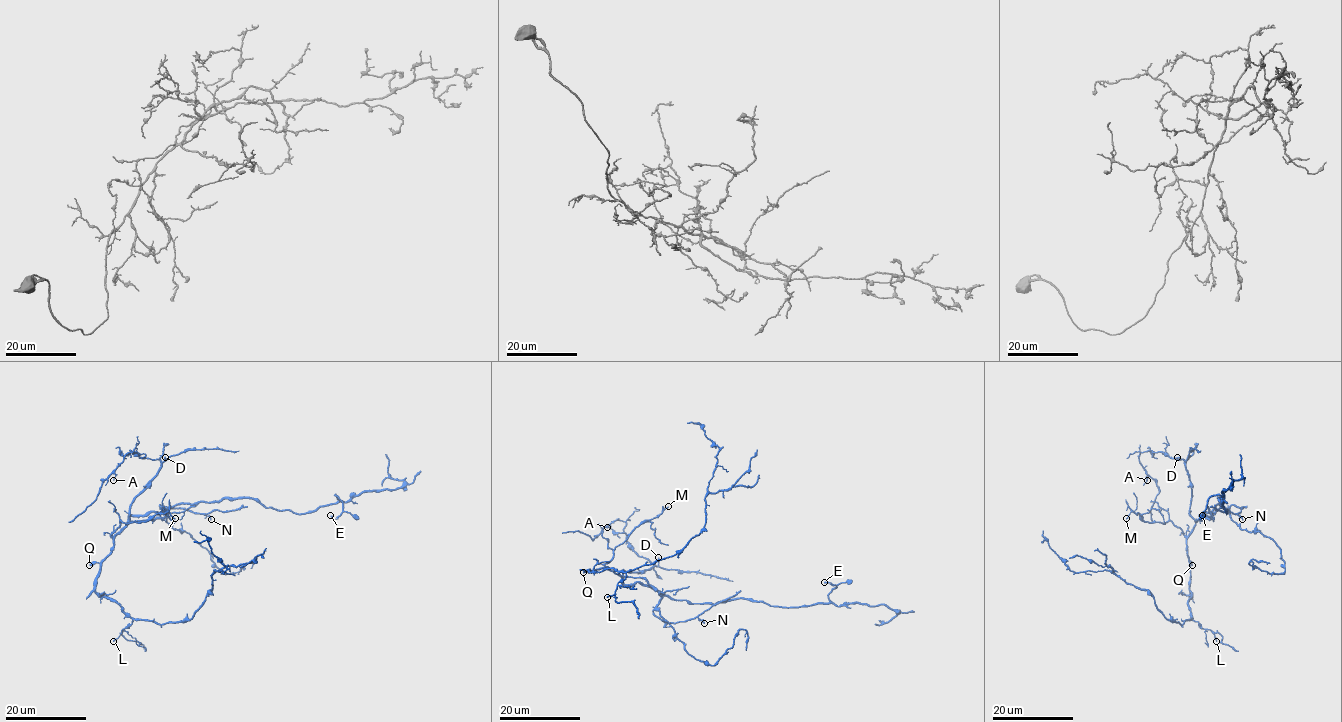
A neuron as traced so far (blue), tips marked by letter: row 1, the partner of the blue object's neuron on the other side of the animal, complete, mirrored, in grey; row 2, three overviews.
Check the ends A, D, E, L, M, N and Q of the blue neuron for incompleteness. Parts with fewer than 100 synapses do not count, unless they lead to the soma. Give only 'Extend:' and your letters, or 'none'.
Extend: none

